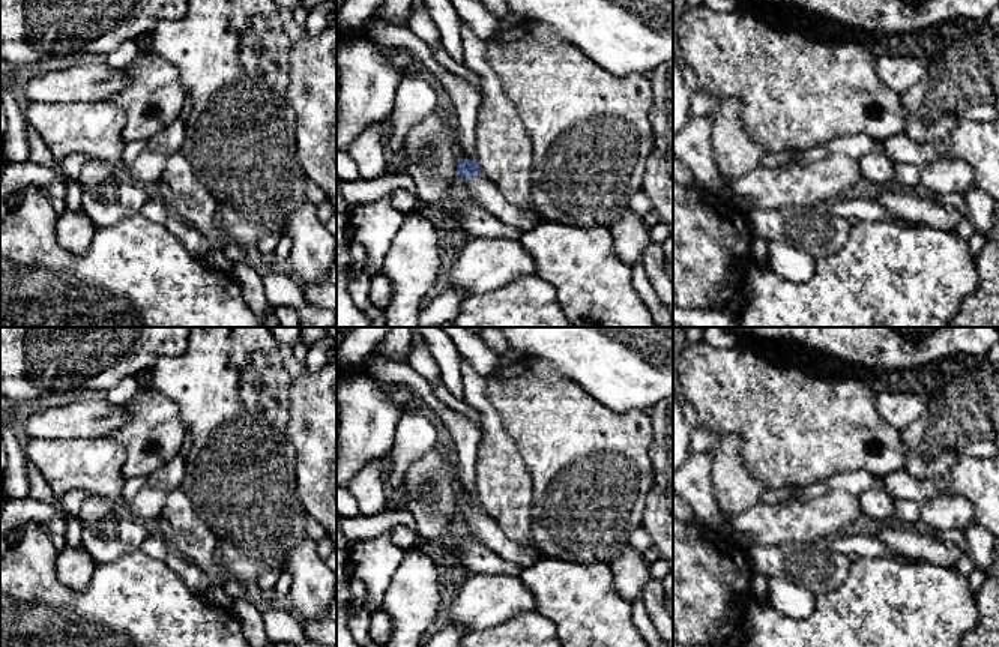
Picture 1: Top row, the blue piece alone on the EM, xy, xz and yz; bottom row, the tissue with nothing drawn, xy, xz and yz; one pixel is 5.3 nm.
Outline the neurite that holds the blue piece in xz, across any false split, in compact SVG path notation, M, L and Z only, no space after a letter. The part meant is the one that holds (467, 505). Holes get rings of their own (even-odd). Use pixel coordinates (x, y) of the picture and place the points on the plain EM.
M458 495L457 512L466 521L467 534L476 537L503 560L526 569L542 557L532 543L511 540L493 518L481 510L475 495Z

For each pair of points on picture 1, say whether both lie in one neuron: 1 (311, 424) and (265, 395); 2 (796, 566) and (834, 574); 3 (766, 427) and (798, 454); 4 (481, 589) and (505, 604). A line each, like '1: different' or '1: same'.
1: different
2: same
3: same
4: same

